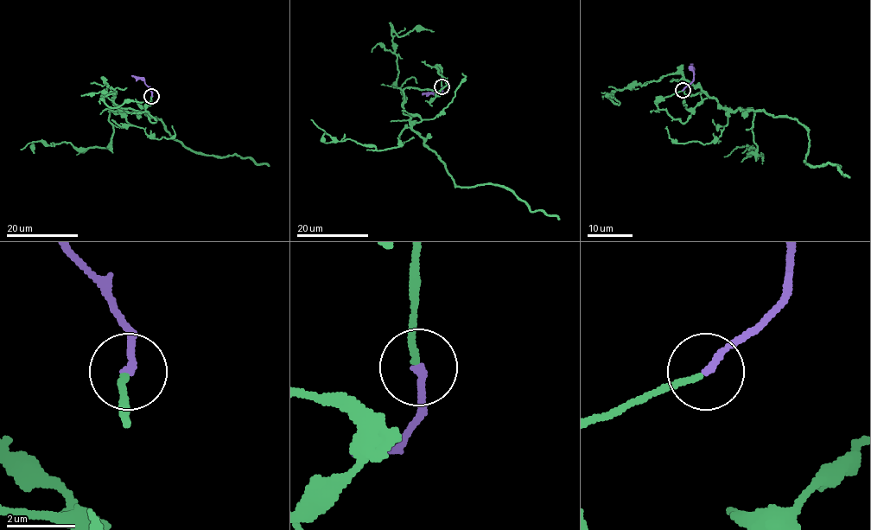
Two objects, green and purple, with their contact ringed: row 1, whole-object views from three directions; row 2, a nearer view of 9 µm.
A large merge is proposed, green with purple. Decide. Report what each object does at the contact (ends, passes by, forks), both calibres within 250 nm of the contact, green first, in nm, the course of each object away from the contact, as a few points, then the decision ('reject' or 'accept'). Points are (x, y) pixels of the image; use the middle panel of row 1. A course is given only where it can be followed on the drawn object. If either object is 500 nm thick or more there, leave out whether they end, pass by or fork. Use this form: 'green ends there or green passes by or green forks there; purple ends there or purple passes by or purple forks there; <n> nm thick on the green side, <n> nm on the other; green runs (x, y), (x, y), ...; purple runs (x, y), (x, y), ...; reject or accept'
green ends there; purple ends there; 180 nm thick on the green side, 220 nm on the other; green runs (441, 86), (436, 66), (447, 84), (437, 93), (407, 87), (403, 107), (454, 183), (504, 185), (559, 220); purple runs (441, 86), (439, 95), (422, 92); accept

